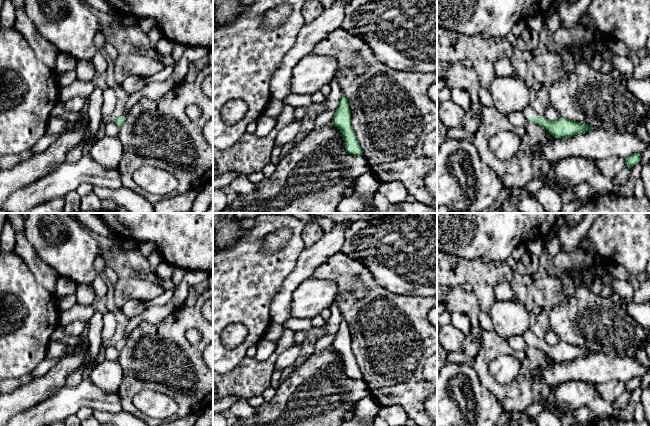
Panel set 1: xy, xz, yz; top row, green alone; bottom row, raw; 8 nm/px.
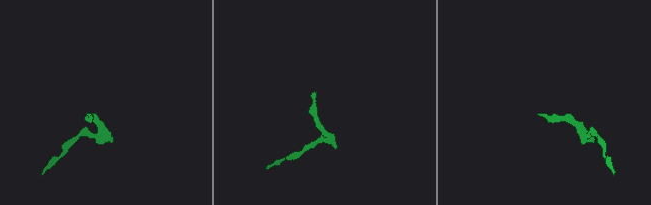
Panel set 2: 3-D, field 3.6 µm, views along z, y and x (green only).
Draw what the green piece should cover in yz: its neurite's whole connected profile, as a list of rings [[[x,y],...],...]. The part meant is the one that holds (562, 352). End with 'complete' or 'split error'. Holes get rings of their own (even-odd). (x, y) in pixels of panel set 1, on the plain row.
[[[529,329],[522,337],[528,346],[543,350],[554,362],[567,362],[580,357],[586,357],[592,353],[598,353],[588,348],[573,346],[563,341],[560,341],[555,346],[551,346],[544,339],[539,339]]]; split error

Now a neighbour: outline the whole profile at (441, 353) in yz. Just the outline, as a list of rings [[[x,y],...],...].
[[[437,338],[437,375],[439,370],[447,363],[447,352],[444,350]]]

